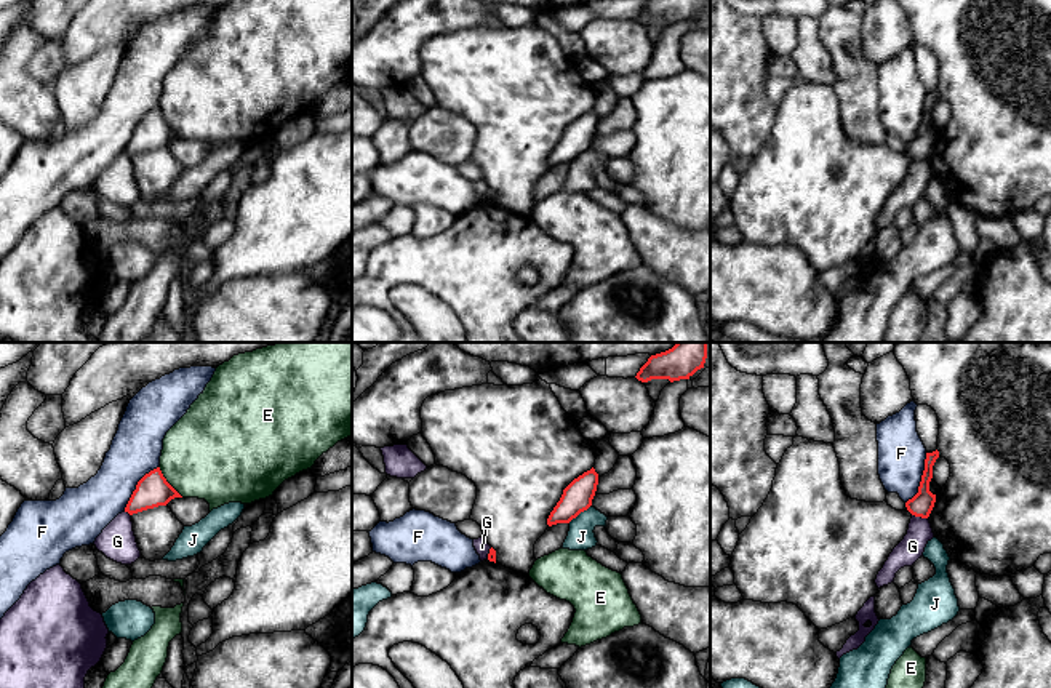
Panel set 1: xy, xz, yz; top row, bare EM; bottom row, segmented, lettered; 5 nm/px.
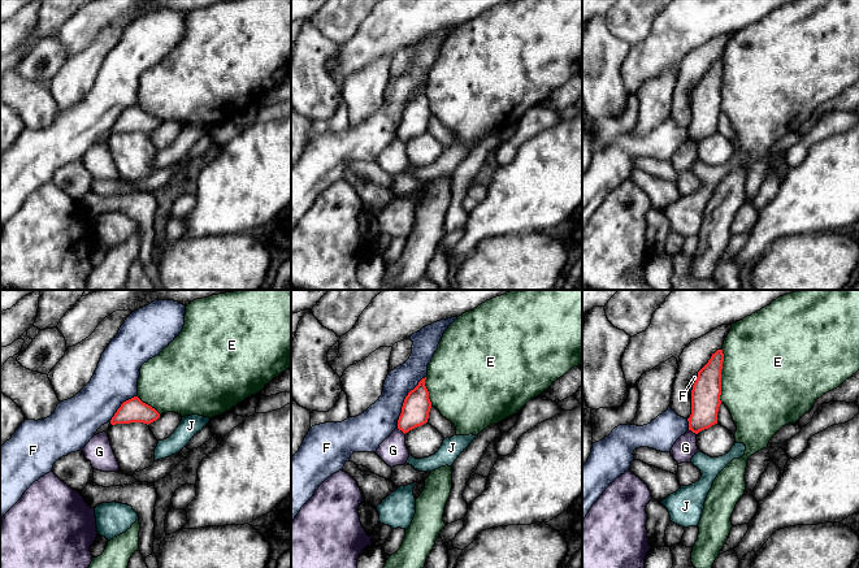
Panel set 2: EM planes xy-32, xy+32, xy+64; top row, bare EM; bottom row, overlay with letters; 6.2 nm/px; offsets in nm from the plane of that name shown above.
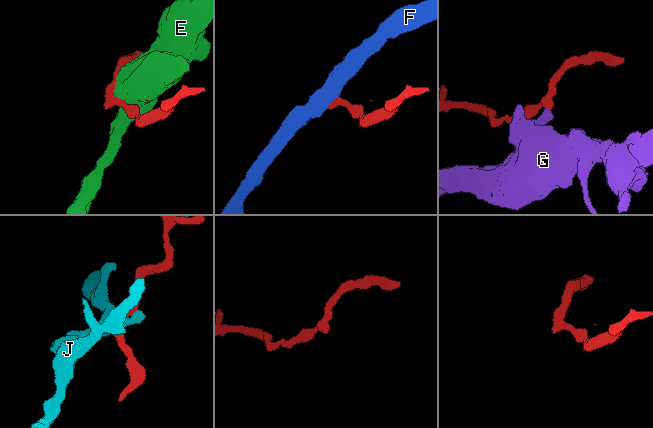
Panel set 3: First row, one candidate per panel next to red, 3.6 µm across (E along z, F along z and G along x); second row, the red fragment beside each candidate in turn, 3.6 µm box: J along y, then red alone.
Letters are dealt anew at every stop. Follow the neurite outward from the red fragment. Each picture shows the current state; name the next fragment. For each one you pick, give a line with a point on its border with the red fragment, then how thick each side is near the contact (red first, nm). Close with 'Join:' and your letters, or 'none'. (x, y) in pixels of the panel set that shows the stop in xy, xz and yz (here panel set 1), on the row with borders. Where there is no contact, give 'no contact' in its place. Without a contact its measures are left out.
Join: none

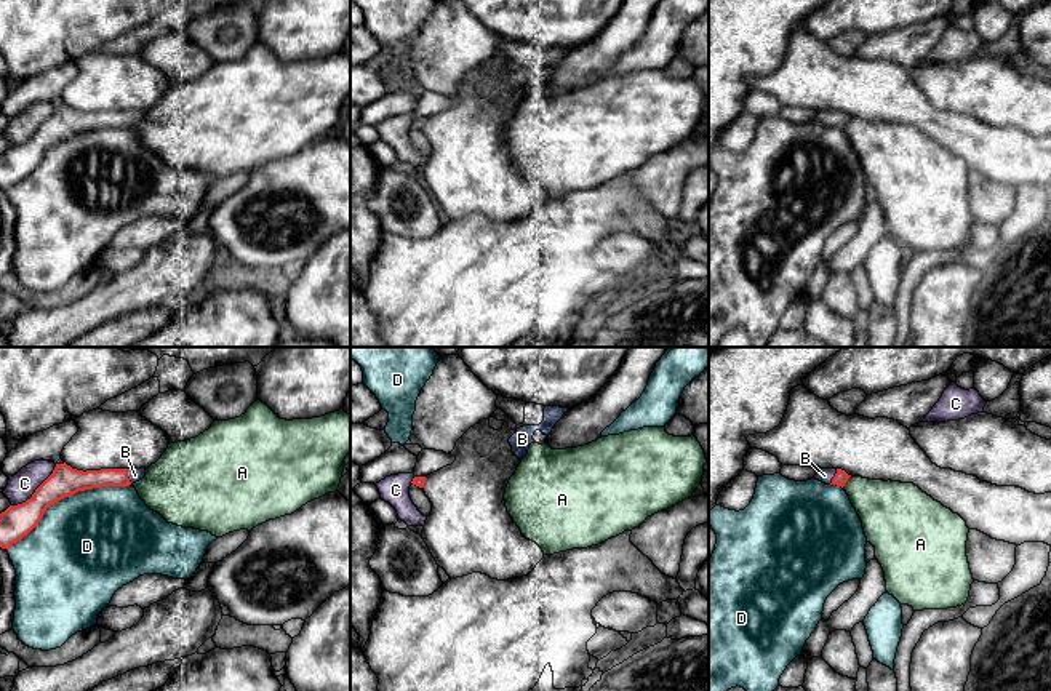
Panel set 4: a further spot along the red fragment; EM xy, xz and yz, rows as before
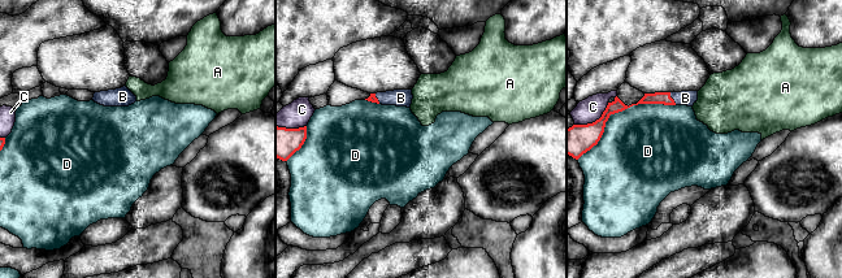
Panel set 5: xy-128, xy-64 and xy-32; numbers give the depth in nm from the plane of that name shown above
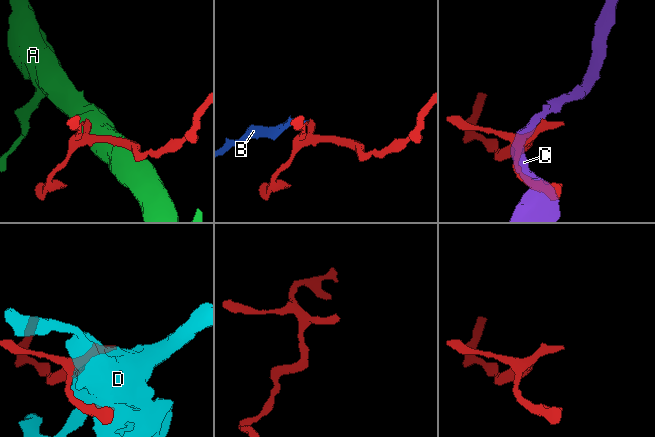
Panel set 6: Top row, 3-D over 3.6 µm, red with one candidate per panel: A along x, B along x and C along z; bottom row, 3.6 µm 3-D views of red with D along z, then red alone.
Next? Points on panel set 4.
B: contact xy (127, 477); calibres 110 and 70 nm
Join: B

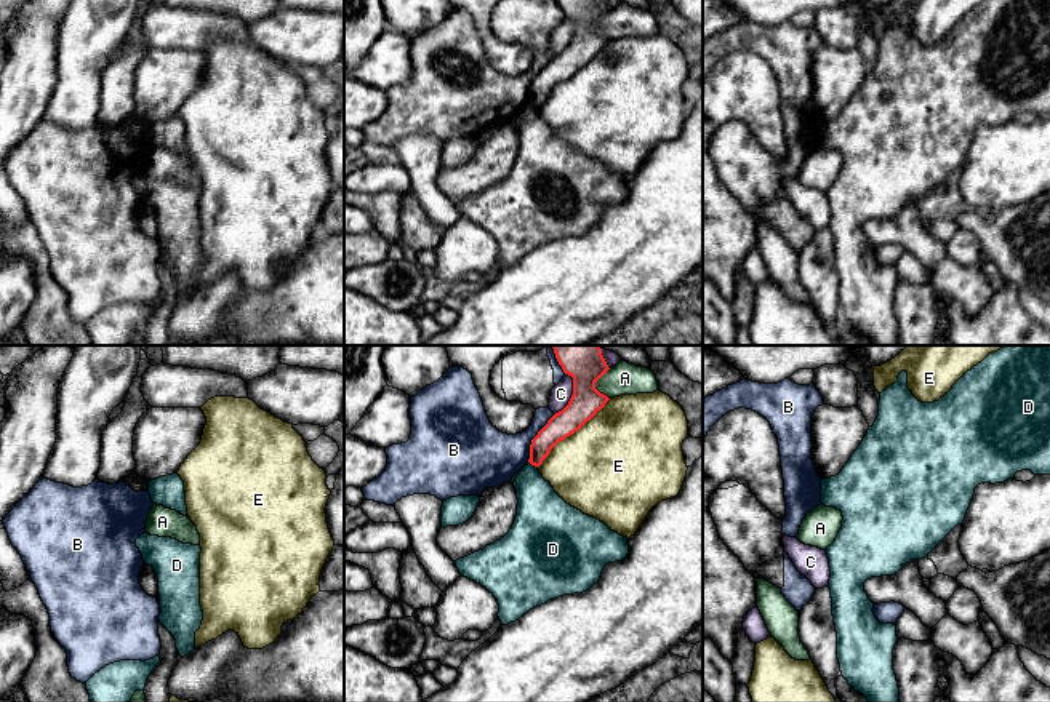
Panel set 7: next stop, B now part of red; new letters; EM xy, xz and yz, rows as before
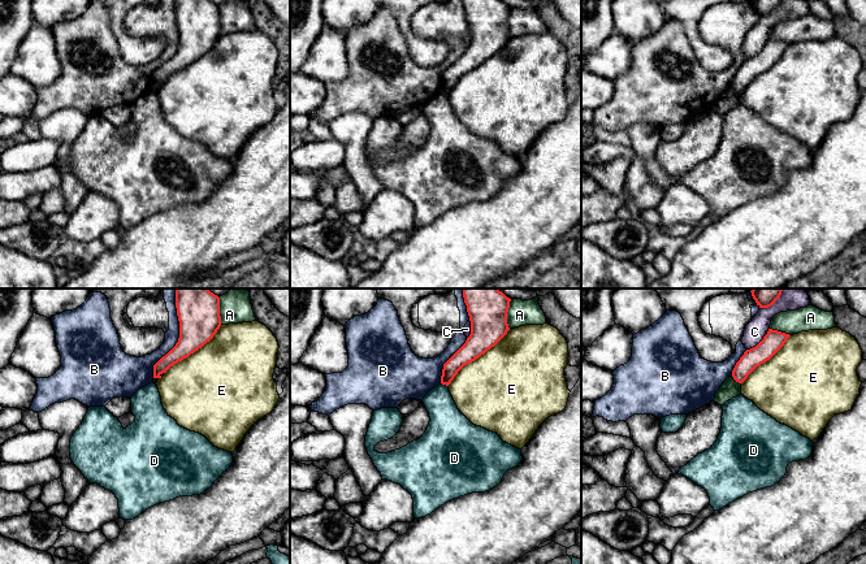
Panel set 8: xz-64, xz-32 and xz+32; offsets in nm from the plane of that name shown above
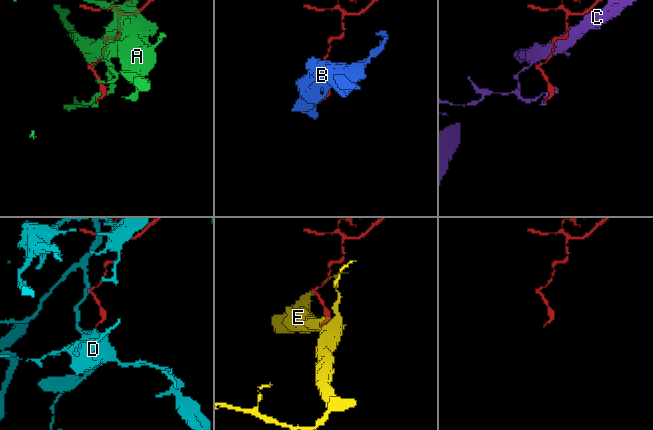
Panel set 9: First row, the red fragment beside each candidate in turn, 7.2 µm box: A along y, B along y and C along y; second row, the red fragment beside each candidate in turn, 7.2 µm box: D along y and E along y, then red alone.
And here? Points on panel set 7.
Join: none

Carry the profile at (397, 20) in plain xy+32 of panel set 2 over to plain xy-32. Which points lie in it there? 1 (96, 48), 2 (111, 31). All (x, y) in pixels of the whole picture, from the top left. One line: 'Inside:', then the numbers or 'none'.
Inside: none

